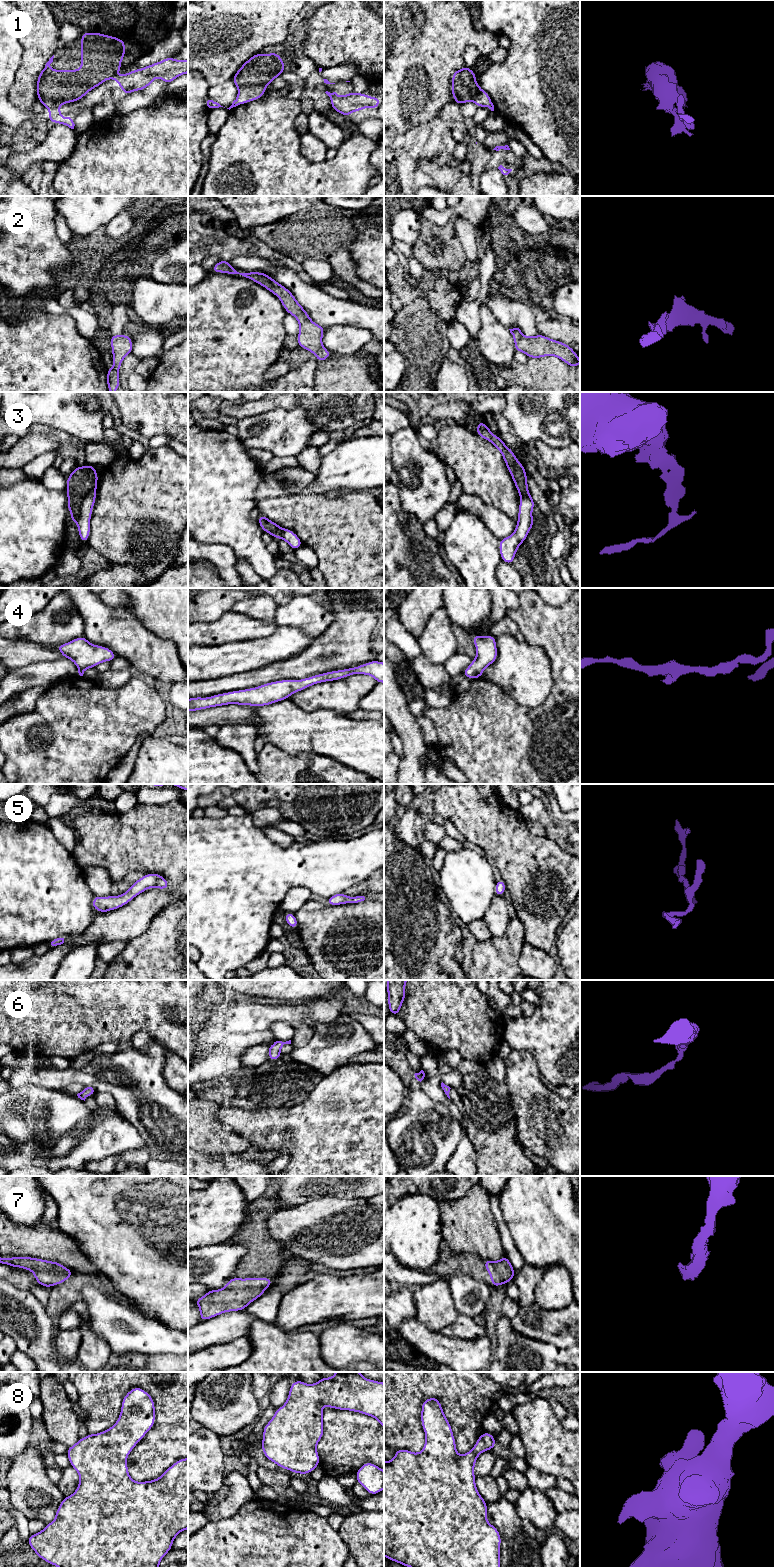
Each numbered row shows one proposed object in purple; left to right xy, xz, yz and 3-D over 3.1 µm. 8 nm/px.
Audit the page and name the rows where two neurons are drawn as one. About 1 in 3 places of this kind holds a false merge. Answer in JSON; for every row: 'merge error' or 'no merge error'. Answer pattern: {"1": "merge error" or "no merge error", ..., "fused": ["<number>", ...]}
{"1": "no merge error", "2": "no merge error", "3": "no merge error", "4": "no merge error", "5": "no merge error", "6": "no merge error", "7": "no merge error", "8": "no merge error", "fused": []}

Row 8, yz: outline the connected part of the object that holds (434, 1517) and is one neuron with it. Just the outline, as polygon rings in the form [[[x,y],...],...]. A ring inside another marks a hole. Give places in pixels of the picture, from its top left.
[[[430,1397],[422,1402],[421,1423],[425,1432],[423,1450],[420,1453],[413,1453],[406,1449],[398,1449],[391,1461],[384,1461],[384,1556],[404,1567],[413,1568],[500,1568],[501,1536],[497,1528],[487,1521],[488,1504],[476,1488],[474,1474],[474,1466],[478,1456],[484,1451],[491,1451],[496,1446],[494,1435],[483,1432],[477,1439],[473,1449],[459,1456],[451,1424],[443,1412],[439,1399],[435,1397]]]

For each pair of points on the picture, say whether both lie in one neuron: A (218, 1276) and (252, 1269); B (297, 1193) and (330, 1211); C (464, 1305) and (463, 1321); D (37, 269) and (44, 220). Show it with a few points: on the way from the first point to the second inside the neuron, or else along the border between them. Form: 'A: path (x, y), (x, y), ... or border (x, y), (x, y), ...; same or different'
A: border (246, 1252), (236, 1275), (218, 1289); different
B: border (334, 1195), (326, 1195), (298, 1205), (288, 1206); different
C: border (459, 1313), (472, 1317); different
D: path (37, 257), (37, 232); same

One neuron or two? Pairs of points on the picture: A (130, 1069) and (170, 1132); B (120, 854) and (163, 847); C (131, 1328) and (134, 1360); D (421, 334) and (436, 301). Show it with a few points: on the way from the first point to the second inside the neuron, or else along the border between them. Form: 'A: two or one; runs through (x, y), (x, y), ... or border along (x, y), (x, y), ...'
A: one; runs through (140, 1085), (140, 1092), (162, 1116)
B: one; runs through (131, 847), (152, 847)
C: two; border along (112, 1352), (116, 1354), (156, 1354)
D: two; border along (410, 302), (418, 297), (423, 297), (448, 323)

